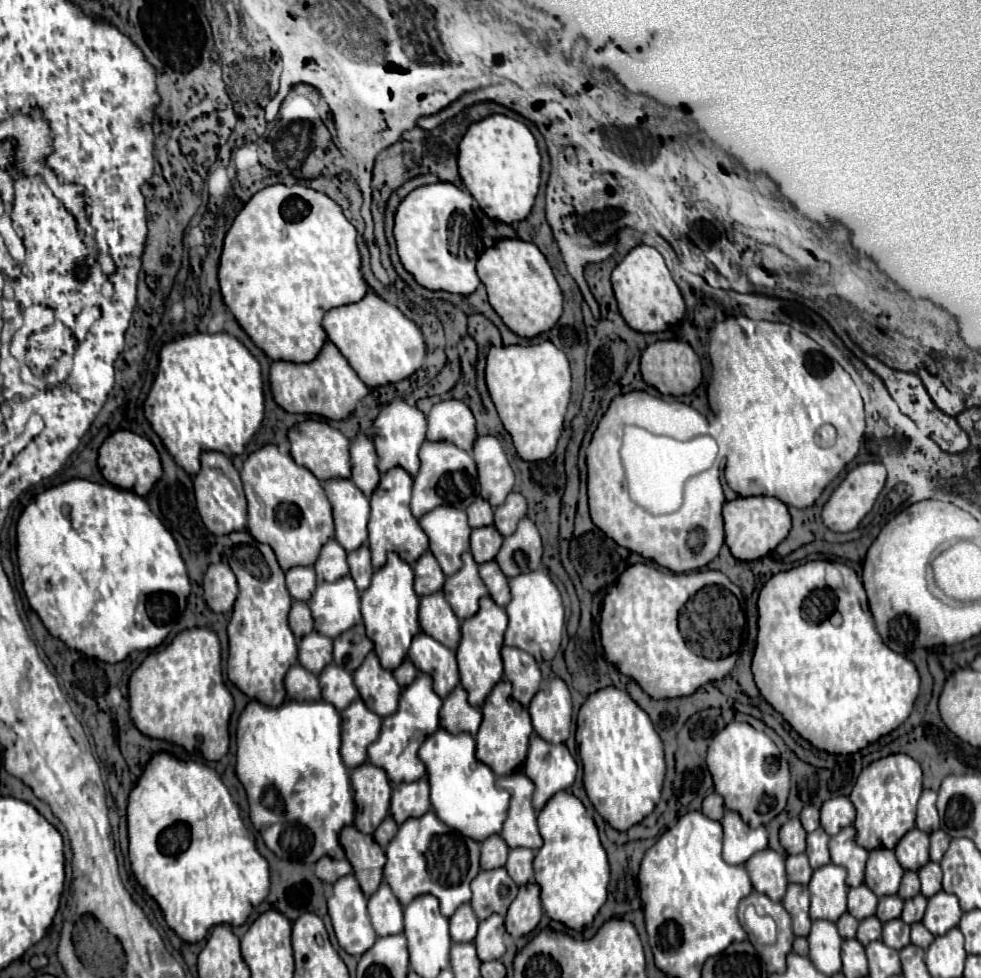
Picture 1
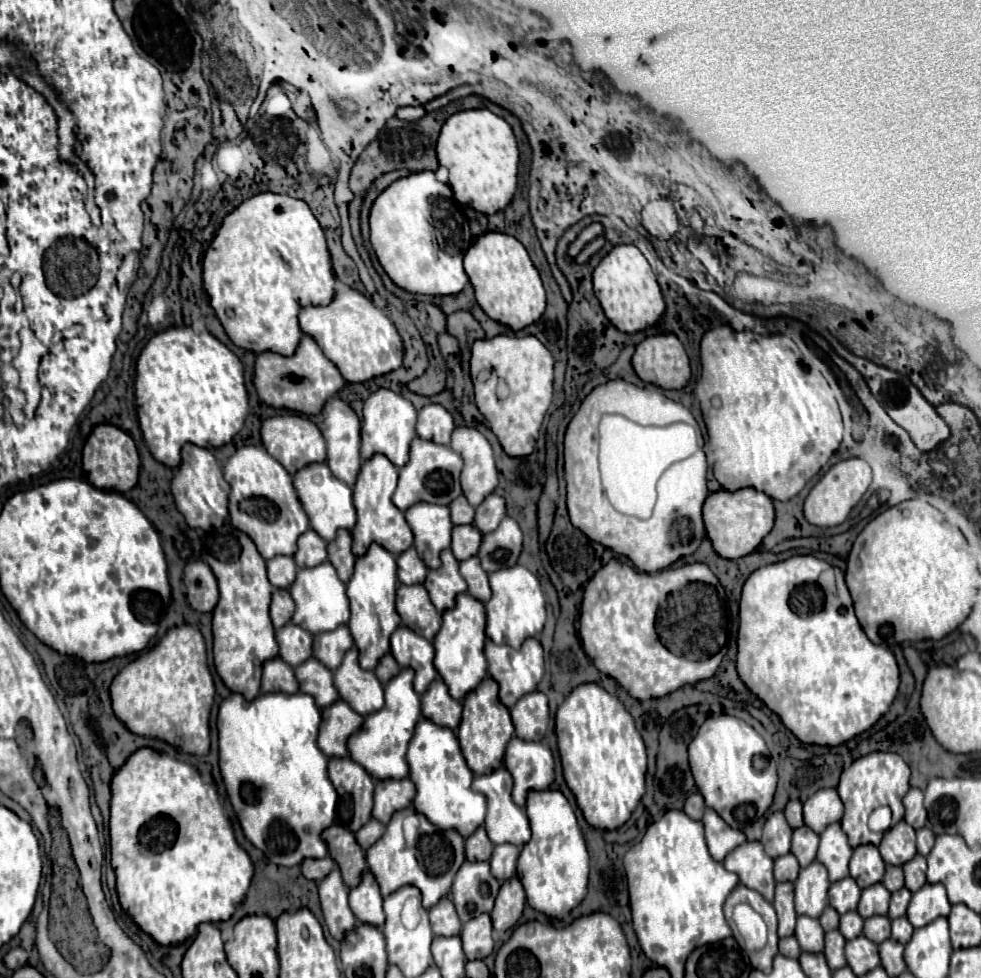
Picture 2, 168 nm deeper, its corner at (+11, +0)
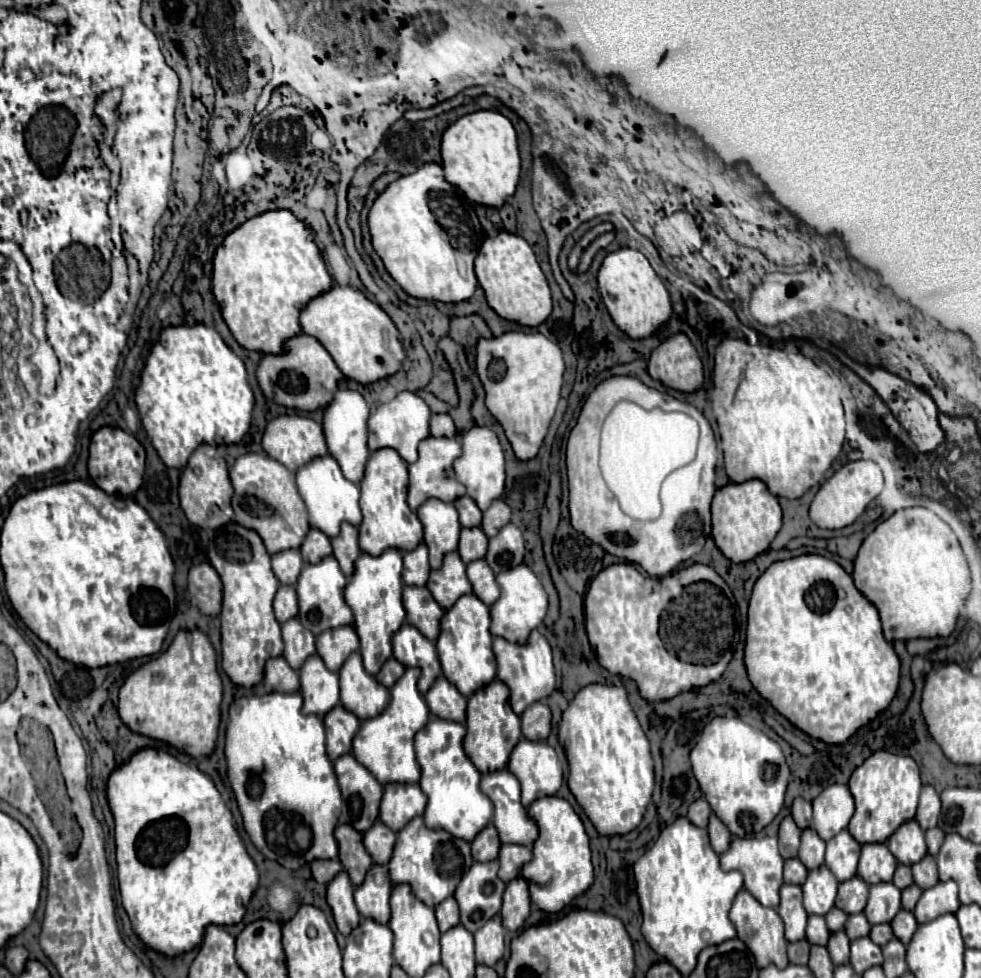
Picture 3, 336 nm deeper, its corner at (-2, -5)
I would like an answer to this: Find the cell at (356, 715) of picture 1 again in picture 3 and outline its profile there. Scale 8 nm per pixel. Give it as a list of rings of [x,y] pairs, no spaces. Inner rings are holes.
[[[334,706],[334,710],[330,710],[324,716],[324,722],[326,722],[326,752],[328,758],[334,762],[342,754],[350,752],[352,738],[358,732],[360,720],[342,706]]]

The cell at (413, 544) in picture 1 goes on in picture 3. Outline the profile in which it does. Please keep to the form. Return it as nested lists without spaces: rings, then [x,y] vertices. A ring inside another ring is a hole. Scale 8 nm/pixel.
[[[374,450],[370,460],[366,462],[364,478],[360,482],[360,508],[362,508],[364,520],[358,526],[358,532],[360,532],[358,544],[362,552],[370,556],[378,556],[388,548],[398,548],[402,552],[408,552],[408,550],[414,550],[422,542],[422,524],[418,516],[408,508],[406,494],[408,494],[408,464],[402,462],[402,458],[394,454],[394,450]]]

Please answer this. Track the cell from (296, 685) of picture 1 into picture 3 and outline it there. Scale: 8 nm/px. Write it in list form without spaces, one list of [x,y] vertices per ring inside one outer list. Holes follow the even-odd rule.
[[[282,656],[266,660],[262,684],[266,692],[298,692],[300,688],[298,674],[288,666]]]

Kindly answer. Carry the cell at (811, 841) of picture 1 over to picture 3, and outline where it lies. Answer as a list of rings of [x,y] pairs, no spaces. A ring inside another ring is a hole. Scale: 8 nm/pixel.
[[[812,828],[802,830],[802,842],[800,842],[798,858],[802,860],[802,864],[808,870],[814,870],[814,868],[824,864],[824,846],[826,846],[824,840]]]

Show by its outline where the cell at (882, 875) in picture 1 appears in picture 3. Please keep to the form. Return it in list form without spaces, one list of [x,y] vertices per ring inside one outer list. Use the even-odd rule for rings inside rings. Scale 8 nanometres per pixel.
[[[882,842],[864,844],[860,850],[860,862],[858,862],[858,876],[866,884],[878,884],[892,880],[892,874],[896,870],[896,858]]]

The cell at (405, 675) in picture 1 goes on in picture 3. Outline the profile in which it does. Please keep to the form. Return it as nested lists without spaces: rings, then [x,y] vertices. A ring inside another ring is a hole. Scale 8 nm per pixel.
[[[388,658],[386,664],[382,666],[382,670],[376,674],[376,678],[378,678],[378,682],[382,682],[382,686],[390,688],[402,674],[404,674],[404,666],[396,658]]]

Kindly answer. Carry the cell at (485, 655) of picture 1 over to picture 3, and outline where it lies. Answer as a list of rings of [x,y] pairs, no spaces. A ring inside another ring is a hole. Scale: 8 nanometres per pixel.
[[[464,594],[450,610],[444,612],[436,646],[438,646],[438,656],[442,662],[444,676],[450,678],[454,686],[458,686],[458,692],[462,696],[470,696],[474,694],[474,690],[480,690],[482,686],[486,686],[486,682],[494,680],[496,658],[492,652],[490,610],[474,594]]]

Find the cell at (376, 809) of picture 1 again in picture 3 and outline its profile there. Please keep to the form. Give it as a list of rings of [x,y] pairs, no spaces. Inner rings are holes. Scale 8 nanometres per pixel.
[[[352,754],[338,758],[334,772],[338,774],[338,786],[342,786],[346,814],[350,816],[342,818],[342,822],[358,832],[366,832],[380,816],[382,784]]]

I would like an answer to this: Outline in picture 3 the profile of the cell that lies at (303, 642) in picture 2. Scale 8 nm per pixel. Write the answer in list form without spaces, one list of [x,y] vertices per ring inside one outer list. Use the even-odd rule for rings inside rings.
[[[290,618],[290,622],[282,624],[282,638],[284,638],[284,652],[282,656],[294,670],[298,670],[304,660],[316,652],[316,636],[306,630],[298,618]]]

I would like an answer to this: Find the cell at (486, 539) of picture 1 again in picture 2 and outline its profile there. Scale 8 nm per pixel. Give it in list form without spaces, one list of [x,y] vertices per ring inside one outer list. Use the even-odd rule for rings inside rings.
[[[469,523],[469,525],[459,525],[453,529],[453,543],[451,549],[459,561],[465,561],[473,555],[477,555],[477,549],[481,547],[481,531]]]

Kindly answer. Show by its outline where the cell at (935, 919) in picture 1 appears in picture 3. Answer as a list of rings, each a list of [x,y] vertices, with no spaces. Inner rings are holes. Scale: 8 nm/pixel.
[[[938,882],[932,888],[926,888],[914,908],[914,916],[920,924],[930,922],[946,912],[956,912],[960,908],[958,886],[956,882]]]

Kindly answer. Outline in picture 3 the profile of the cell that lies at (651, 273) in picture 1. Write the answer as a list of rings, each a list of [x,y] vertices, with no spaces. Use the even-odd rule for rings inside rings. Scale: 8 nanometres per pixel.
[[[620,248],[604,258],[598,270],[598,290],[614,324],[634,340],[654,334],[672,314],[668,290],[648,264],[646,256],[632,248]]]

